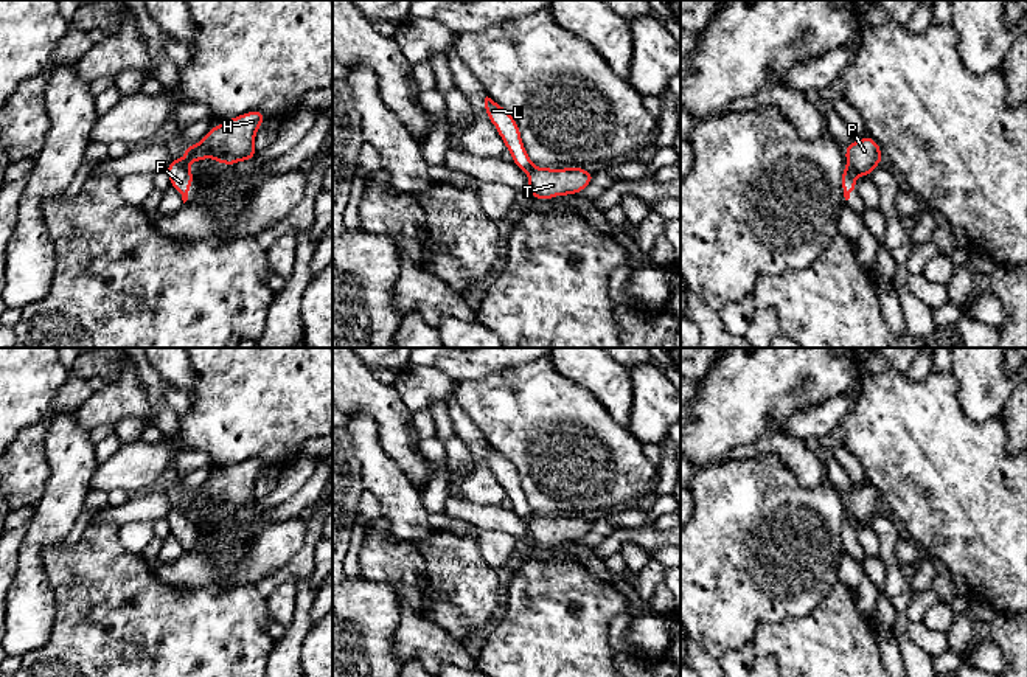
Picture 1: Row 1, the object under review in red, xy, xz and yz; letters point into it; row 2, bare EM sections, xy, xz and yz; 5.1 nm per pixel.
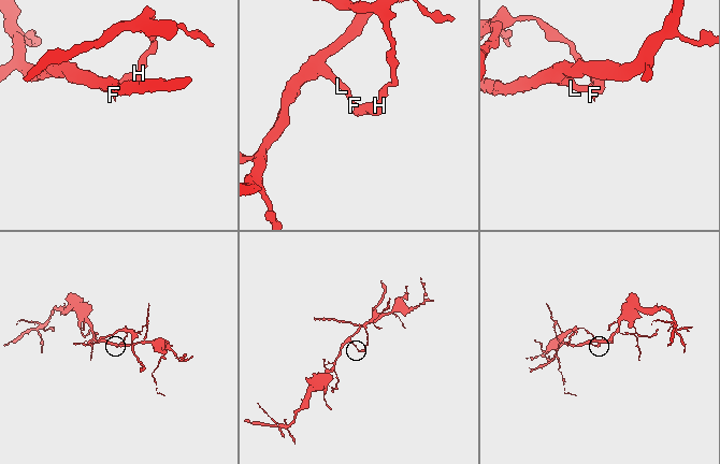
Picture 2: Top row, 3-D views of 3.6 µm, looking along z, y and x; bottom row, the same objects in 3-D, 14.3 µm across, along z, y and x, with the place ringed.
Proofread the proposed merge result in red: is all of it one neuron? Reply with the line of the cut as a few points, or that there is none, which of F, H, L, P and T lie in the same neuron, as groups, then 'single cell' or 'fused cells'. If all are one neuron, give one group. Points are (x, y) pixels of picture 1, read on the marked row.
yz (847, 163), (855, 174) | F L / H P T | fused cells

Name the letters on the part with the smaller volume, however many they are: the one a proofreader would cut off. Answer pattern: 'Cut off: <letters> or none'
Cut off: H, P, T

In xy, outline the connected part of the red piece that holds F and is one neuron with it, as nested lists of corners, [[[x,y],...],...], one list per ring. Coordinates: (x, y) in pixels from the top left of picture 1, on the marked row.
[[[172,158],[166,174],[169,175],[171,186],[179,191],[182,196],[183,203],[188,200],[188,191],[193,183],[193,172],[183,160]]]

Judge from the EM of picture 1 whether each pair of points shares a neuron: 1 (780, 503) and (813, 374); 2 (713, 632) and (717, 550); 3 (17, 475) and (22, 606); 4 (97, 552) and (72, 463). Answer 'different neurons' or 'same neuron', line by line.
1: different neurons
2: same neuron
3: different neurons
4: different neurons

